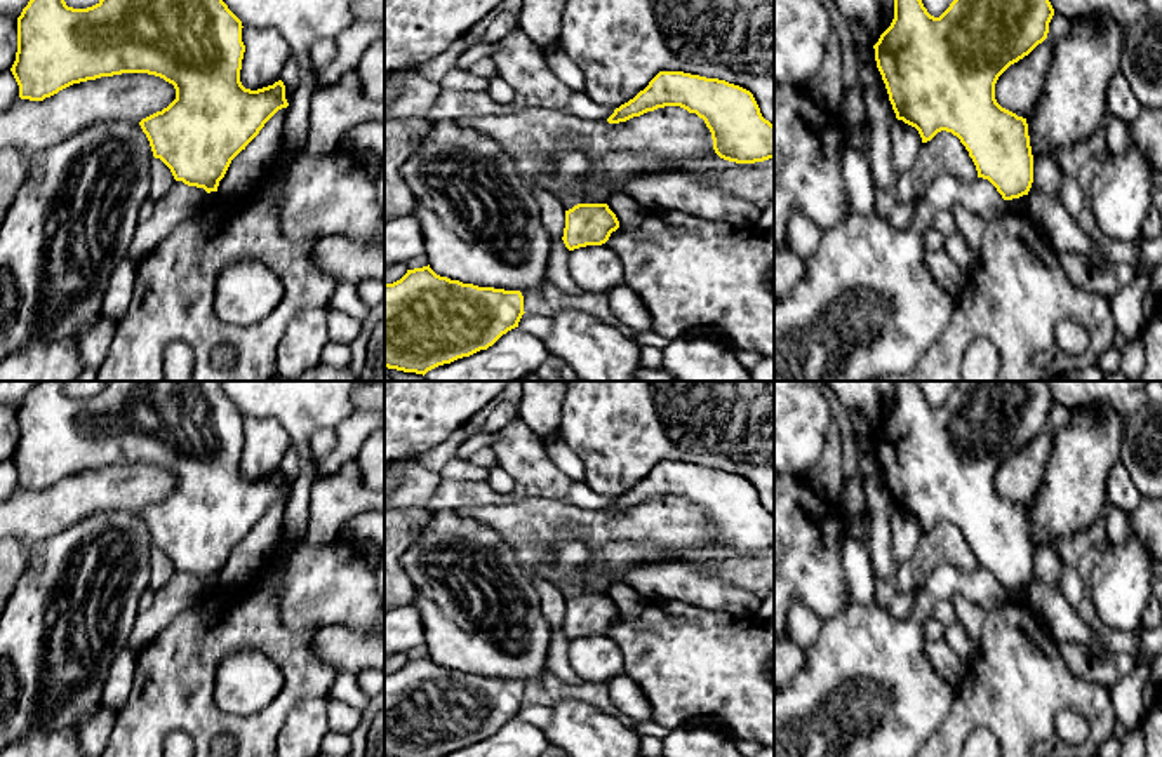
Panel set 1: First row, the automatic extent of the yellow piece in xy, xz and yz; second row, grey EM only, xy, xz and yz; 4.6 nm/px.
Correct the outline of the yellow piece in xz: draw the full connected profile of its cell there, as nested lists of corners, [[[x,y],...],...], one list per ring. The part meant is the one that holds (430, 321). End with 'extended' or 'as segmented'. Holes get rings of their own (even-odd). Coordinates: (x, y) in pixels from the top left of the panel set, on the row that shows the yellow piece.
[[[430,265],[407,270],[400,280],[384,284],[384,367],[424,376],[438,365],[487,350],[503,334],[518,327],[524,313],[524,296],[520,291],[478,287],[451,280],[437,275]]] | as segmented

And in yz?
[[[894,0],[894,19],[873,45],[877,68],[898,120],[915,127],[922,143],[946,131],[960,139],[978,178],[988,179],[1004,200],[1028,195],[1033,183],[1033,155],[1026,118],[1002,108],[995,99],[998,77],[1047,38],[1054,9],[1049,0],[953,0],[934,17],[922,0]]] | as segmented

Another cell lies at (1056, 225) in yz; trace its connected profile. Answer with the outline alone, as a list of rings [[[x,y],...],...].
[[[1058,153],[1033,157],[1033,183],[1028,191],[1028,216],[1056,252],[1073,252],[1092,266],[1106,266],[1098,245],[1063,205],[1059,188],[1065,171]]]

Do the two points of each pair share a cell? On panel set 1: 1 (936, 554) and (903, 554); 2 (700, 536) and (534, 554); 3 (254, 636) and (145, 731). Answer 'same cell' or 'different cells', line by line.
1: different cells
2: same cell
3: same cell

